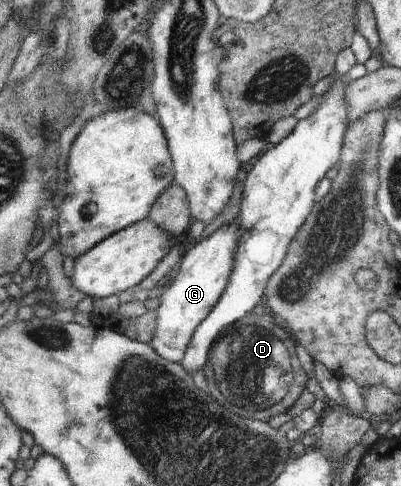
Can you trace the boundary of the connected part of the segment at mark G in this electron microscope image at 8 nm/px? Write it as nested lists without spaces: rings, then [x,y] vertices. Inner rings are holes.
[[[237,217],[230,223],[225,223],[211,236],[184,250],[170,287],[159,297],[159,307],[155,310],[158,314],[158,325],[150,345],[163,358],[181,363],[186,357],[186,350],[198,326],[210,316],[230,284],[243,236],[242,218]]]

